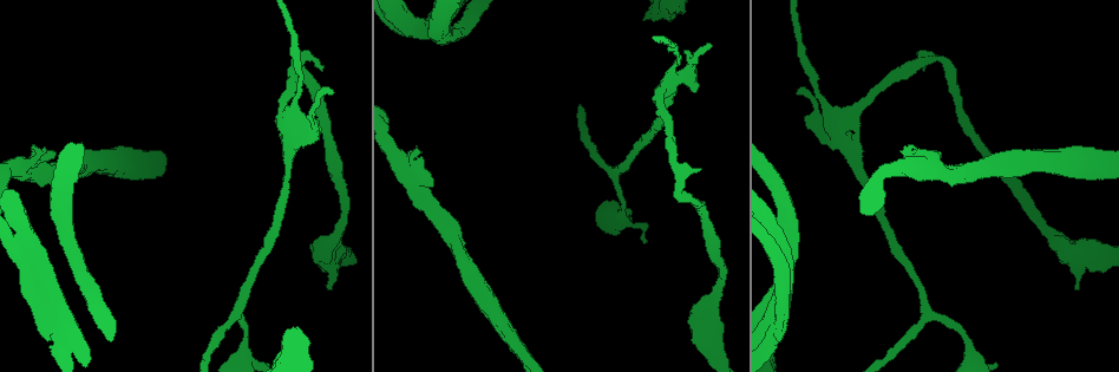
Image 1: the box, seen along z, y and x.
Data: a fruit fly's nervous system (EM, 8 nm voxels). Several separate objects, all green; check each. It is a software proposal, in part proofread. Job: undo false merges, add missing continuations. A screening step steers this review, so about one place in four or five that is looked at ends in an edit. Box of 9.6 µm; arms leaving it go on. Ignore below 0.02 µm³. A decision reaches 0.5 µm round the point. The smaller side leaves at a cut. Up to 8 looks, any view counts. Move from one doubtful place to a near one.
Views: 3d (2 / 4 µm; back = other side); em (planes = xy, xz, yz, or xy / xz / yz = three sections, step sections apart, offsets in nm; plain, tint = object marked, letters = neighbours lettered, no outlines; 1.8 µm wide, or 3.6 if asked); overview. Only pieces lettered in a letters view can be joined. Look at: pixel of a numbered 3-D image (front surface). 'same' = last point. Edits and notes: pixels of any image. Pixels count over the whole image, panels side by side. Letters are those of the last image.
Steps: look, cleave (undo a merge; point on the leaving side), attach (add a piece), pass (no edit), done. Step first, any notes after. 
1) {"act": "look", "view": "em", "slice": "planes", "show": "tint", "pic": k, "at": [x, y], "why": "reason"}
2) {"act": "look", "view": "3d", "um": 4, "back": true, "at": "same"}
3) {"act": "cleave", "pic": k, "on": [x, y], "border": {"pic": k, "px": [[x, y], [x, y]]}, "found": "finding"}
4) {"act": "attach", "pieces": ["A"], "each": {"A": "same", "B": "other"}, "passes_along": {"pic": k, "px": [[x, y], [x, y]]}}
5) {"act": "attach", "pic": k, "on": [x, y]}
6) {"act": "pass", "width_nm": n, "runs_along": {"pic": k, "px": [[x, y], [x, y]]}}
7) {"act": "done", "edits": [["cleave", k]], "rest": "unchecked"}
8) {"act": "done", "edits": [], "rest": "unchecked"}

{"act": "look", "view": "3d", "um": 4, "back": true, "pic": 1, "at": [50, 293], "why": "two arms at a narrow angle"}

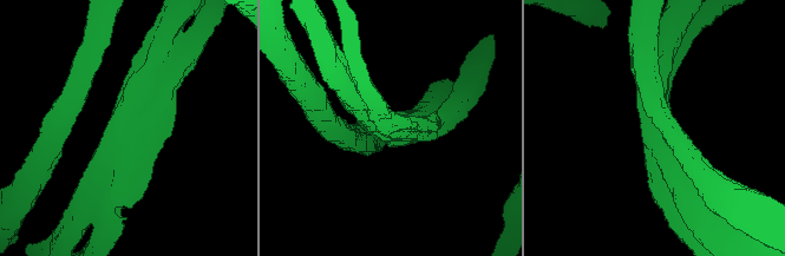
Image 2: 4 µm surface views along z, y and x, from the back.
{"act": "look", "view": "em", "slice": "xz", "step": 16, "show": "letters", "pic": 2, "at": [651, 126]}

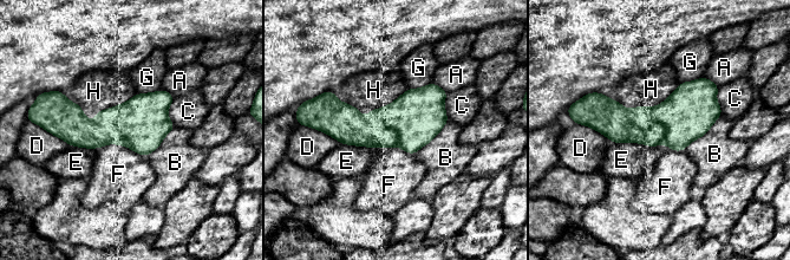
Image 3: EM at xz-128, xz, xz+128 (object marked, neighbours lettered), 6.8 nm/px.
{"act": "cleave", "pic": 3, "on": [611, 118], "each": {"A": "other", "B": "other", "C": "other", "D": "other", "E": "other", "F": "other", "G": "other", "H": "other"}, "found": "a second cell is stuck on"}

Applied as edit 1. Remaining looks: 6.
{"act": "look", "view": "3d", "um": 2, "back": true, "pic": 1, "at": [670, 86], "why": "looks like a crossing"}

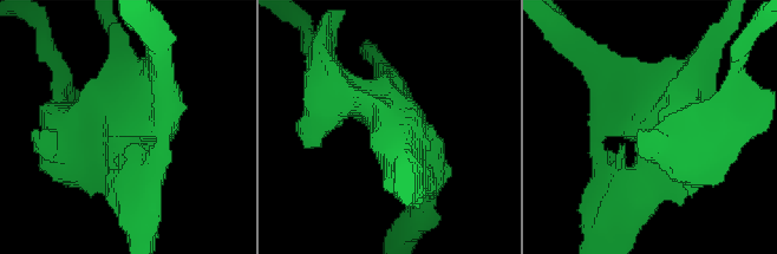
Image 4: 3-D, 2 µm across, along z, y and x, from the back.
{"act": "look", "view": "em", "slice": "planes", "show": "letters", "pic": 4, "at": [135, 141]}

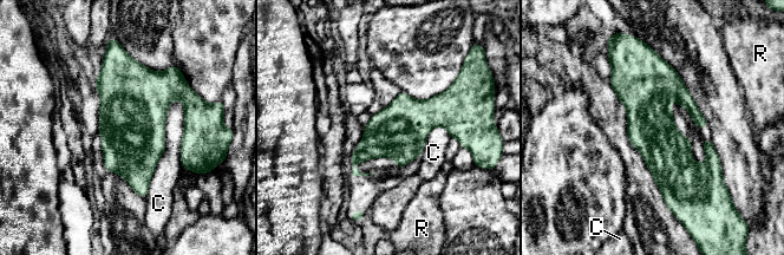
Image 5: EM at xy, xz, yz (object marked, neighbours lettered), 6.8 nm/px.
{"act": "pass", "each": {"C": "other", "R": "other"}, "border": {"pic": 5, "px": [[178, 98], [144, 198]]}, "found": "one cell here"}

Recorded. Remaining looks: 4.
{"act": "look", "view": "3d", "um": 4, "back": true, "pic": 1, "at": [699, 171], "why": "an open end"}

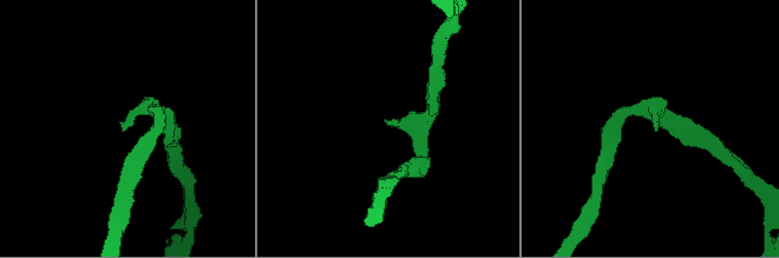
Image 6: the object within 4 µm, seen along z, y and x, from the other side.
{"act": "look", "view": "em", "slice": "xy", "step": 4, "show": "letters", "pic": 6, "at": [387, 123], "why": "now the EM"}

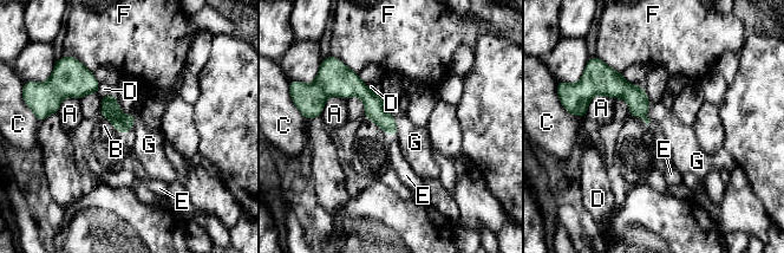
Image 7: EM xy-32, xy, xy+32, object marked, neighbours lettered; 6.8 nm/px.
{"act": "look", "view": "em", "slice": "planes", "show": "letters", "at": "same"}

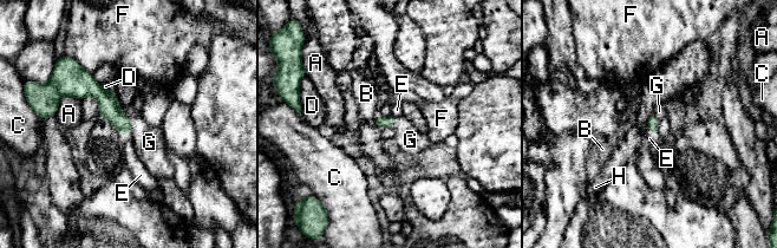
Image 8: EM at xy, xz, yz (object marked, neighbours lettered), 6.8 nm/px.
{"act": "attach", "pieces": ["G"], "longest_contact_nm": ["A", 220], "each": {"A": "other", "B": "other", "C": "other", "D": "other", "E": "other", "F": "other", "G": "same", "H": "other"}, "found": "the cell continues"}

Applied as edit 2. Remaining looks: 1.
{"act": "done", "edits": [["cleave", 3], ["attach", 8]], "rest": "unchecked"}

